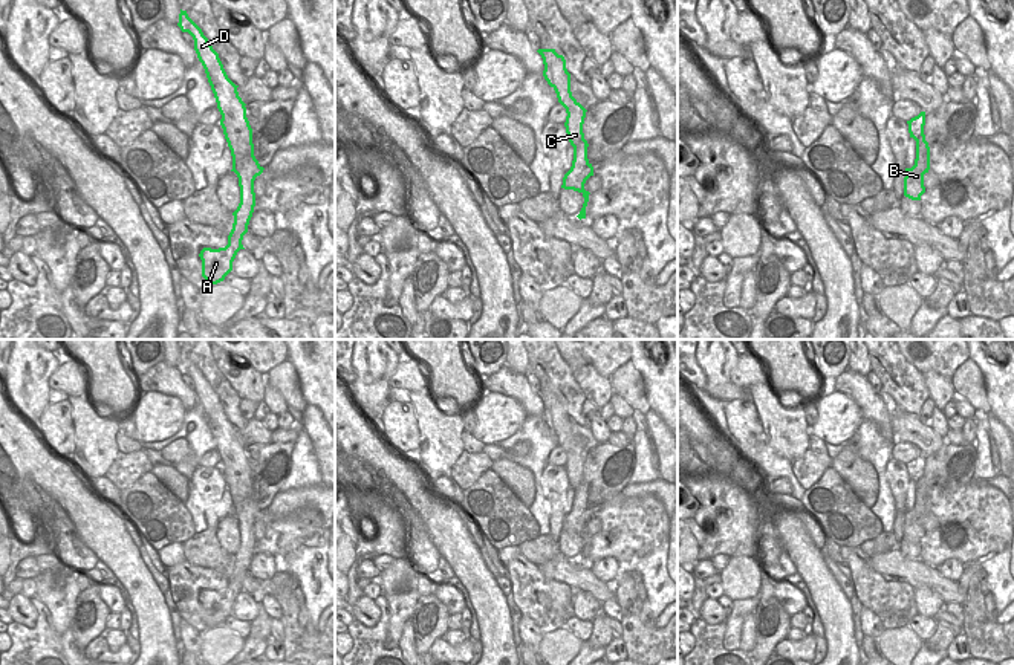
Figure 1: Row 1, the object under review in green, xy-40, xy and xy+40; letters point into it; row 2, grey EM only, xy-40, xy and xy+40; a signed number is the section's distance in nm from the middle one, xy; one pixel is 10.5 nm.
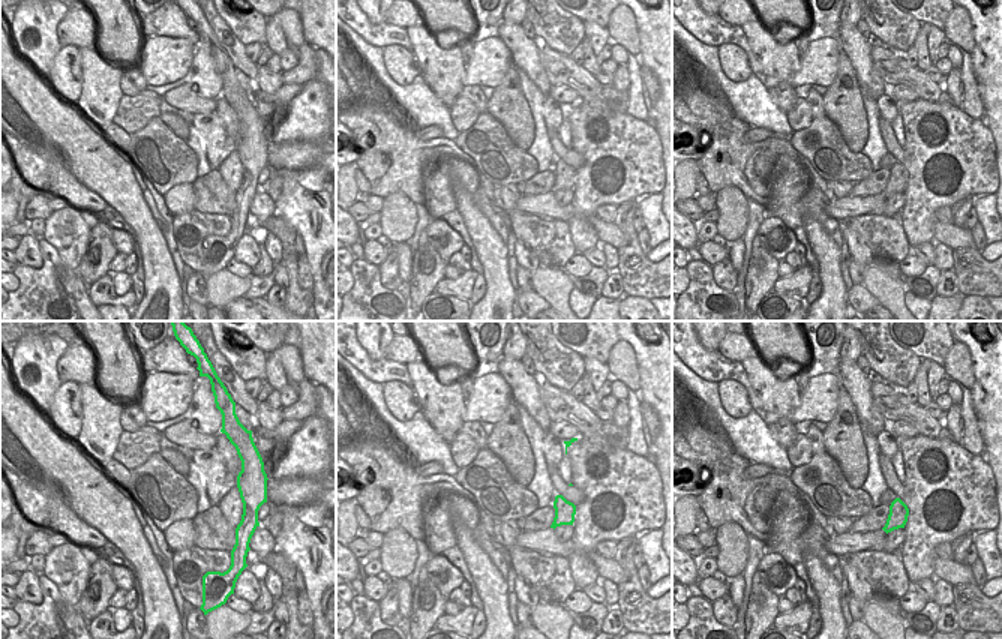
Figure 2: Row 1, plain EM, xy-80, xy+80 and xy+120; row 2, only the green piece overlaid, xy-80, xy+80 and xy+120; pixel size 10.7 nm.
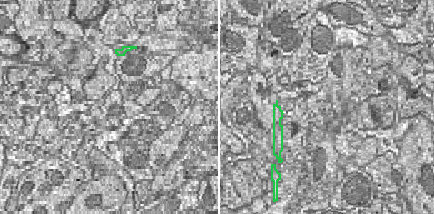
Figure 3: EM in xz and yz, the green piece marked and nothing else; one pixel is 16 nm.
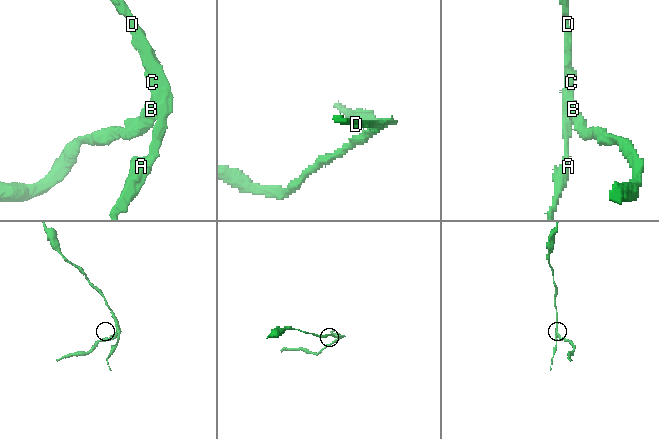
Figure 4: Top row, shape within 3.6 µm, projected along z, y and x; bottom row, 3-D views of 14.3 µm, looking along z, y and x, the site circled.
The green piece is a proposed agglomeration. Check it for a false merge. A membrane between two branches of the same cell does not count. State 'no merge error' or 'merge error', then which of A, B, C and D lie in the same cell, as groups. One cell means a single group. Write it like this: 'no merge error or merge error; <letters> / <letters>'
merge error; A C D / B

